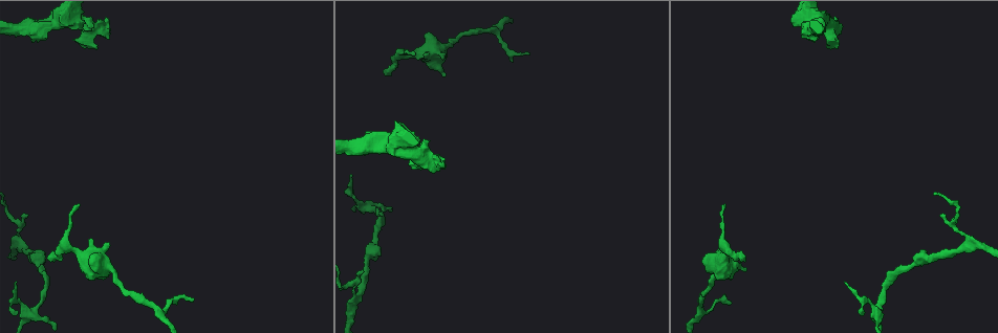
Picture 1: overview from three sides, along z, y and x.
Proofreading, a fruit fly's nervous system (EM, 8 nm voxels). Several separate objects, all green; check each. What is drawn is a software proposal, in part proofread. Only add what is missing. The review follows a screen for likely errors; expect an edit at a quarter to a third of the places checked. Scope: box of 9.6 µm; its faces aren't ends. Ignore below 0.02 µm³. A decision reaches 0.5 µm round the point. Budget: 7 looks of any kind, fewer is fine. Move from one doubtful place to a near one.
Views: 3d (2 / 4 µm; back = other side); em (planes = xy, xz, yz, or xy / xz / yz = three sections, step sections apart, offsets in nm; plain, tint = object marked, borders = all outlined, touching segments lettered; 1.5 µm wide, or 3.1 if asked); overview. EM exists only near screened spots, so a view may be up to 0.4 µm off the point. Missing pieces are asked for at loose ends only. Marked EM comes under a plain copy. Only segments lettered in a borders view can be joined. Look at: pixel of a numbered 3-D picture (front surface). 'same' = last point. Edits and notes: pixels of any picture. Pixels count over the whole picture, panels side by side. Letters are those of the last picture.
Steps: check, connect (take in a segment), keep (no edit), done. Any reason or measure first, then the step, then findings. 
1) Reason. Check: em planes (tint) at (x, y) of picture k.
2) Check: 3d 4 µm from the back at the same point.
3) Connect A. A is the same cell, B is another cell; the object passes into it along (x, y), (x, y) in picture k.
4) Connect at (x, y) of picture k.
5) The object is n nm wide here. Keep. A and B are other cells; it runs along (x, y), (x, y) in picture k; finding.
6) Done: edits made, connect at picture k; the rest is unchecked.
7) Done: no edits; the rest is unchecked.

An open end. Check: em xy step 8 (borders) at (106, 17) of picture 1.

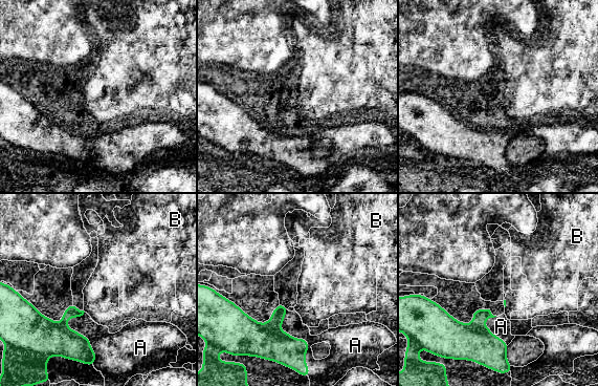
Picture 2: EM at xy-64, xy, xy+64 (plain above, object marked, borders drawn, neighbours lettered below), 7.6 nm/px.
Connect A. A is the same cell, B is another cell; the object passes into it along (51, 340), (84, 337), (113, 350) in picture 2; it goes on there.

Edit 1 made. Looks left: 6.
Branch stops here. Check: 3d 2 µm at (744, 261) of picture 1.

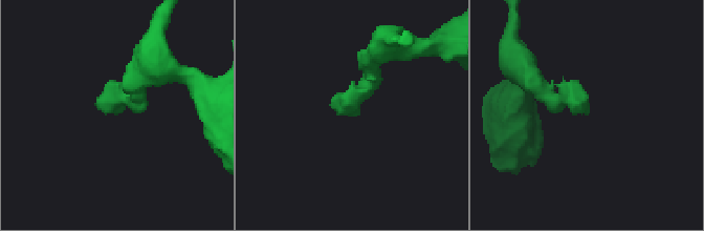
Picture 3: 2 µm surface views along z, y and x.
Check: em xy step 8 (tint) at (589, 109) of picture 3.

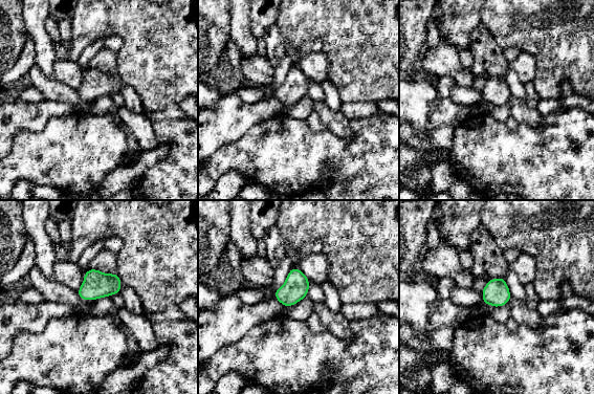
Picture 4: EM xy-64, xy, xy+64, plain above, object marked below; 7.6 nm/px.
Check: em xy step 8 (borders) at the same point.

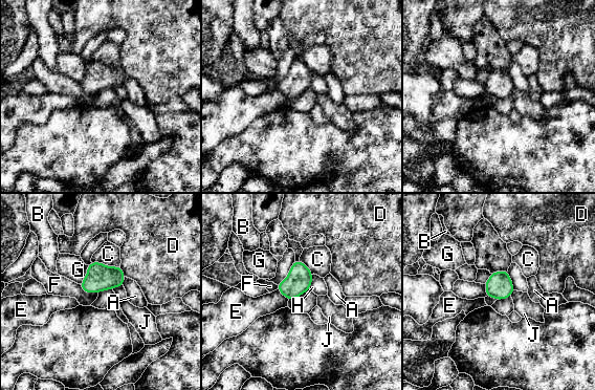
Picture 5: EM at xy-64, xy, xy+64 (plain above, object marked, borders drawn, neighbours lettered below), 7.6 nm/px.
Keep. A, B, C, D, E, F, G, H and J are other cells; a border runs along (514, 290), (510, 296) in picture 5; none of them fits.

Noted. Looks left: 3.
Redraw. Check: overview.

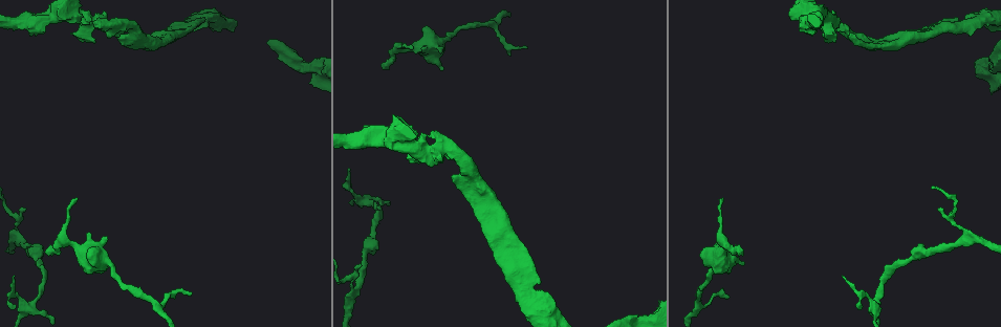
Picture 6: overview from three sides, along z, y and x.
Free end. Check: 3d 4 µm at (413, 47) of picture 6.

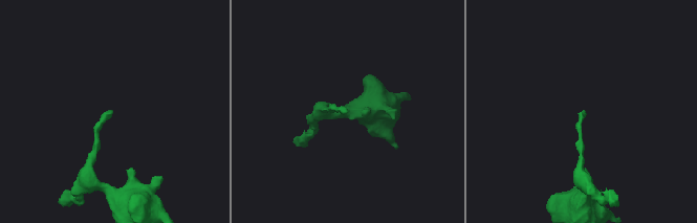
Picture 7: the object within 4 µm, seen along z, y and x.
Now the EM. Check: em xz step 4 (borders) at (584, 111) of picture 7.

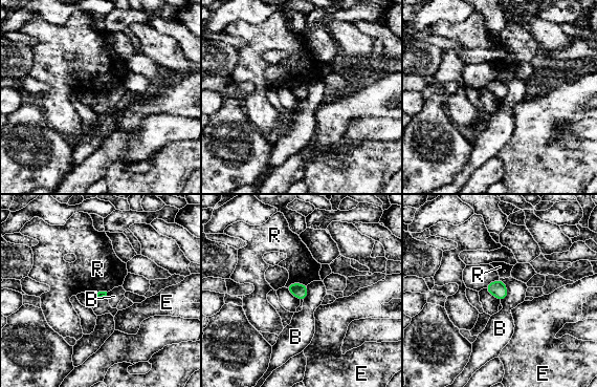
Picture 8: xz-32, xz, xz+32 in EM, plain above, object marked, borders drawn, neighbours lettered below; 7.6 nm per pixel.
Keep. B, E and R are other cells; a border runs along (306, 285), (290, 283), (286, 287) in picture 8; none of them fits.

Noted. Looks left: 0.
Done: edits made, connect at picture 2; the rest is unchecked.

